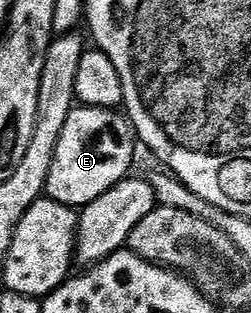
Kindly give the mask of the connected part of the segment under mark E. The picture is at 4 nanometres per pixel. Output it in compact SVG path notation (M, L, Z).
M88 106L74 107L67 118L67 126L63 126L63 134L59 134L59 146L55 146L55 158L51 162L51 174L47 174L44 195L74 210L86 208L91 202L95 202L95 198L107 194L111 186L115 186L130 175L132 168L129 167L133 164L133 144L135 145L133 125L120 111Z

